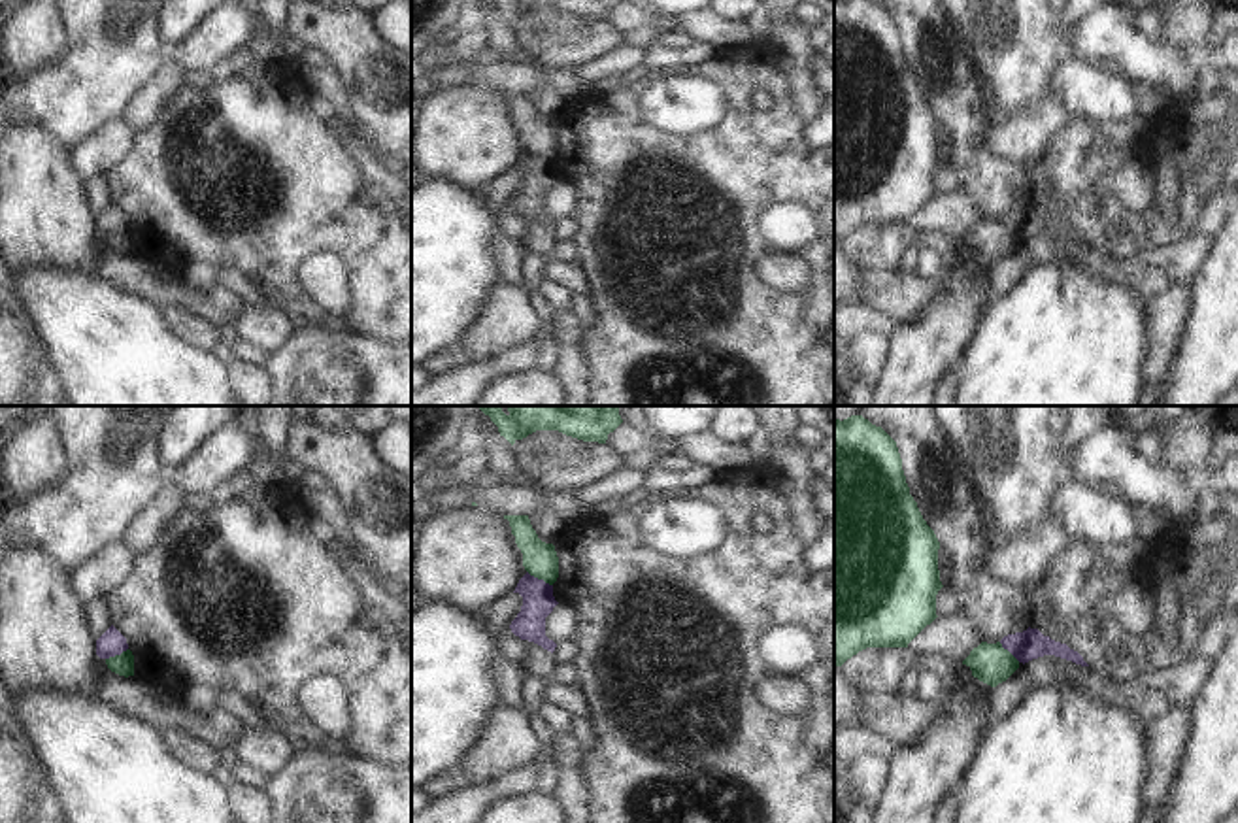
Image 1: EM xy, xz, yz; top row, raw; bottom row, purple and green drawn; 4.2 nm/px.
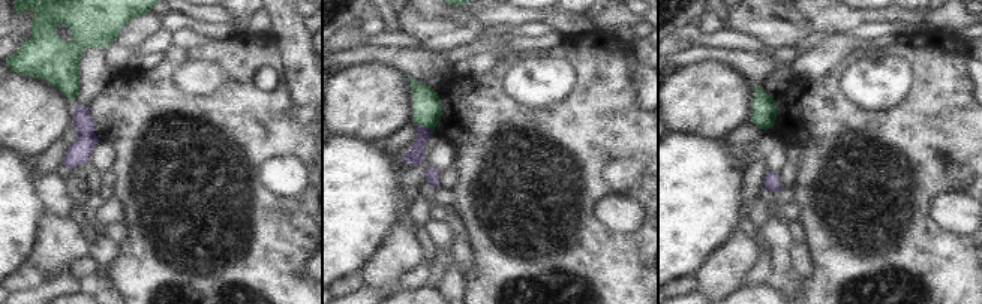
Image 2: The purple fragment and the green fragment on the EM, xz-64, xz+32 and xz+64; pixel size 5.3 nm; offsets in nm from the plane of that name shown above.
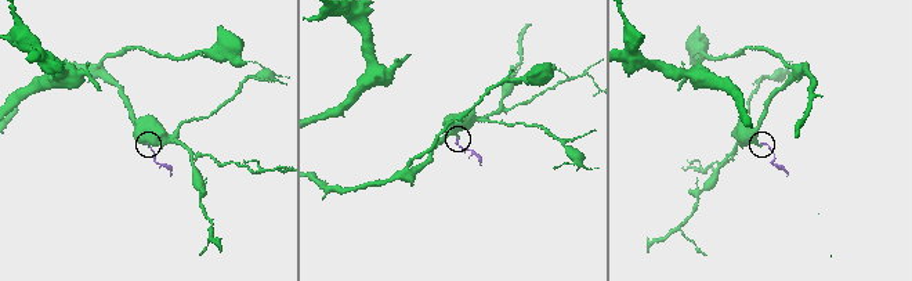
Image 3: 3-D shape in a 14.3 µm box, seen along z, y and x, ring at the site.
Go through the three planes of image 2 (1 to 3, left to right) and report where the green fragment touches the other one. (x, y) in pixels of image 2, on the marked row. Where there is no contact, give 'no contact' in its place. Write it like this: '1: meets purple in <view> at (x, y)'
1: no contact
2: meets purple in xz+32 at (425, 128)
3: no contact

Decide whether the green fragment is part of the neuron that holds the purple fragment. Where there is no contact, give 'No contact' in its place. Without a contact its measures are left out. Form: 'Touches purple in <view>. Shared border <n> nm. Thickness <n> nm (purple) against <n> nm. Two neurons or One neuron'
Touches purple in xz. Shared border 130 nm. Thickness 140 nm (purple) against 150 nm. Two neurons.

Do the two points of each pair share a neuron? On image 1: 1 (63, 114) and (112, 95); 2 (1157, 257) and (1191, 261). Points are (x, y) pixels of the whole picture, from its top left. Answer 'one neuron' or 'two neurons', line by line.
1: one neuron
2: one neuron

